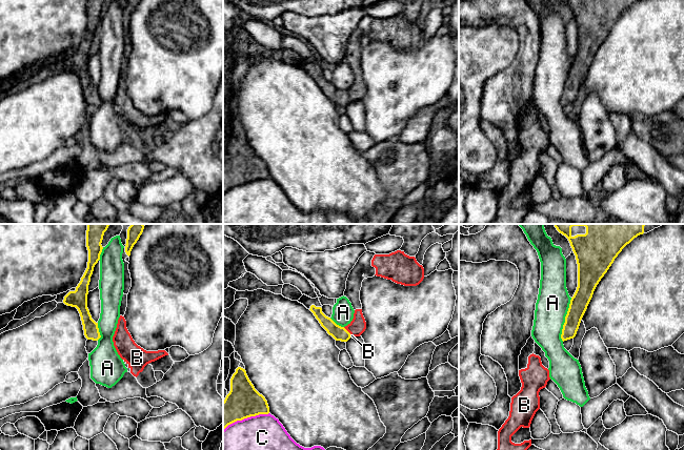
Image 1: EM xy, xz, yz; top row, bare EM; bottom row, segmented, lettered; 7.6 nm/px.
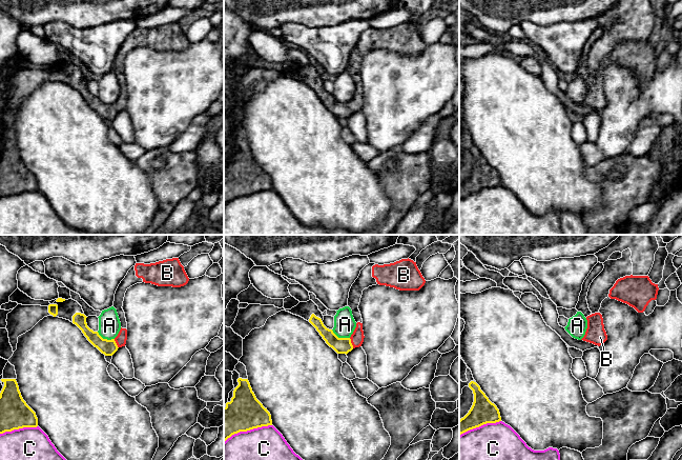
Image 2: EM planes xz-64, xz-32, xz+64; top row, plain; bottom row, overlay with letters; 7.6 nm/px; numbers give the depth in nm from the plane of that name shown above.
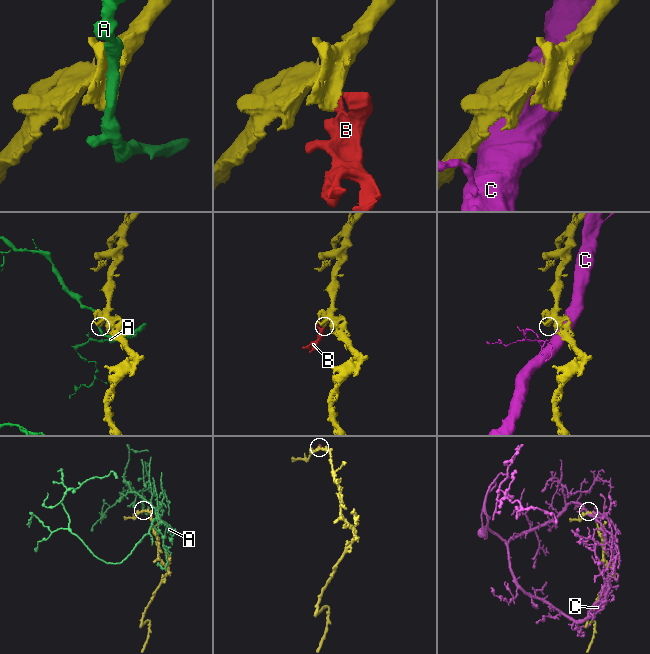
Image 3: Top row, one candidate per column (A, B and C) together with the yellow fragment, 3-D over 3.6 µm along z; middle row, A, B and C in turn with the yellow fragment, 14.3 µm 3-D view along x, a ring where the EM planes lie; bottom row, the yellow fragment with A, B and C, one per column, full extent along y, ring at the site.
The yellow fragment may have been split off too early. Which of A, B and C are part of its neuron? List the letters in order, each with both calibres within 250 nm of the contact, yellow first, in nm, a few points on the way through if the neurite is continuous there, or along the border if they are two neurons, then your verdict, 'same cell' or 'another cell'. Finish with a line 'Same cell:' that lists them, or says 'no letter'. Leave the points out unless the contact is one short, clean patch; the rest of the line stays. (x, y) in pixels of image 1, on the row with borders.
A: 140/240 nm | another cell
B: 110/120 nm | across xz (339, 333), (348, 332), (358, 325) | same cell
C: 260/280 nm | another cell
Same cell: B

